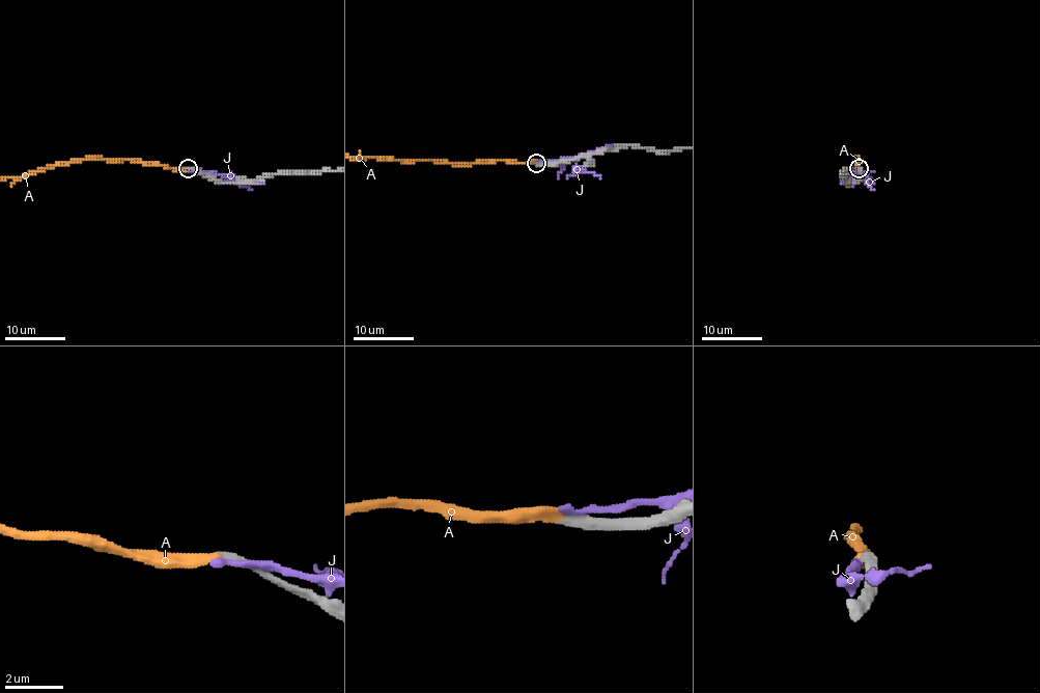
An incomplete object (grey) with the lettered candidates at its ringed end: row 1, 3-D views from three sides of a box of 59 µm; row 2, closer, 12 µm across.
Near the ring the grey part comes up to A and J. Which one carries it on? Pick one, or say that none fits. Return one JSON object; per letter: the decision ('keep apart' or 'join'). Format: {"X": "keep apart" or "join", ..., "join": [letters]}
{"A": "join", "J": "keep apart", "join": ["A"]}

